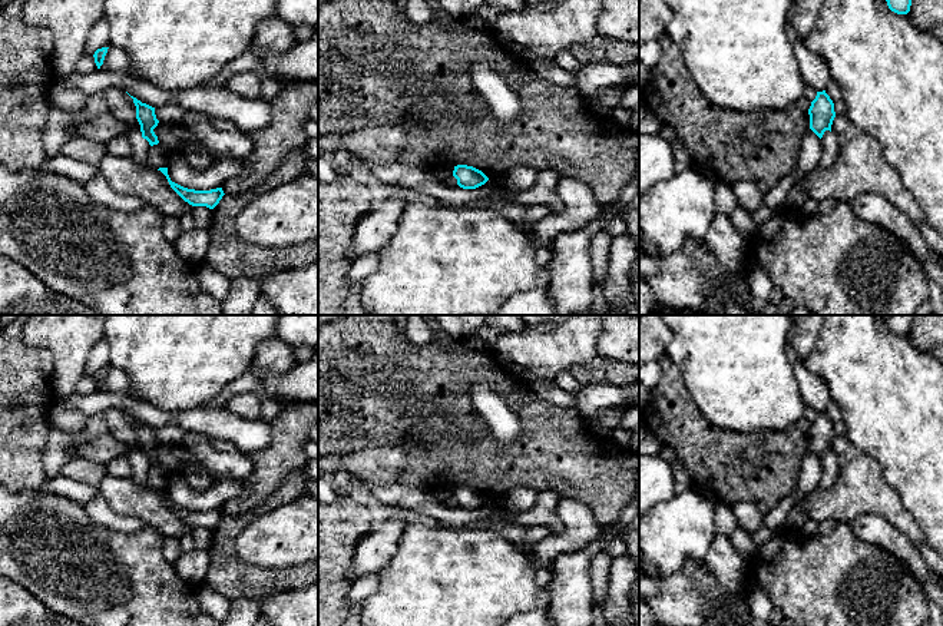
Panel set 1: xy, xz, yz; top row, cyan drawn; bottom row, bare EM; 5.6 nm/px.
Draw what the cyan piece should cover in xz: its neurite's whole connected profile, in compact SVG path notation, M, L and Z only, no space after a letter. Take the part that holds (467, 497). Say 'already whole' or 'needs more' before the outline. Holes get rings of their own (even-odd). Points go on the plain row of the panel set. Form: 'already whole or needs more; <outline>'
already whole; M467 486L454 487L453 497L463 510L476 510L489 501L482 491Z

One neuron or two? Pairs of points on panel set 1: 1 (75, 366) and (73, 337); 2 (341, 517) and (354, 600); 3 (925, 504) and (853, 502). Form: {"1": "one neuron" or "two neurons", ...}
{"1": "one neuron", "2": "two neurons", "3": "two neurons"}

